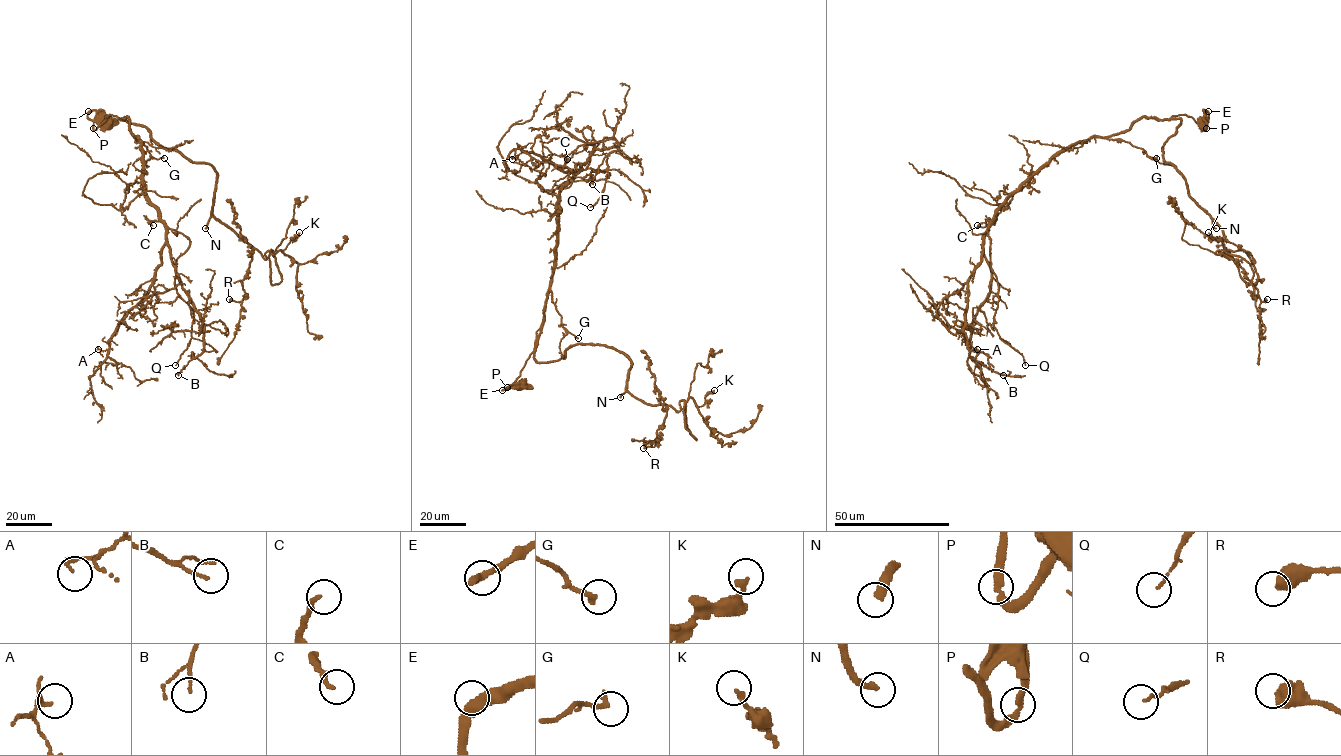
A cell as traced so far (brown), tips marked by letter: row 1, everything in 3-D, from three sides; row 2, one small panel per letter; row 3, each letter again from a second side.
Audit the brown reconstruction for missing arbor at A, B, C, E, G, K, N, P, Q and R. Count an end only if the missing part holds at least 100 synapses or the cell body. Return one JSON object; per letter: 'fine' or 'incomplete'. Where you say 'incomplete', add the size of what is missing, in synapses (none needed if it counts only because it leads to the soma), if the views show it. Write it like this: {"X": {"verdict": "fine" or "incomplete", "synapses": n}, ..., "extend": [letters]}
{"A": {"verdict": "fine"}, "B": {"verdict": "fine"}, "C": {"verdict": "fine"}, "E": {"verdict": "fine"}, "G": {"verdict": "fine"}, "K": {"verdict": "fine"}, "N": {"verdict": "incomplete", "synapses": 180}, "P": {"verdict": "fine"}, "Q": {"verdict": "fine"}, "R": {"verdict": "fine"}, "extend": ["N"]}

